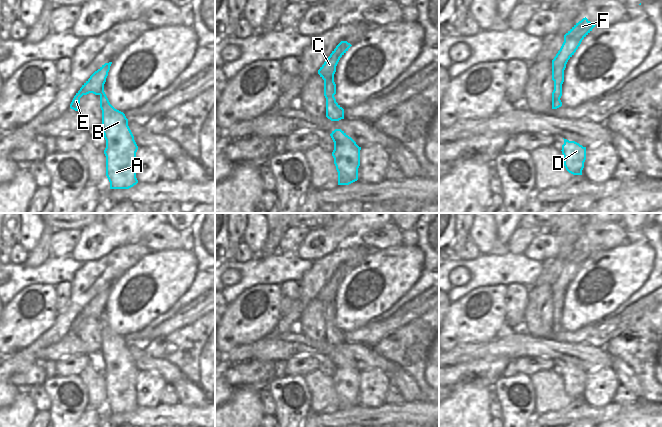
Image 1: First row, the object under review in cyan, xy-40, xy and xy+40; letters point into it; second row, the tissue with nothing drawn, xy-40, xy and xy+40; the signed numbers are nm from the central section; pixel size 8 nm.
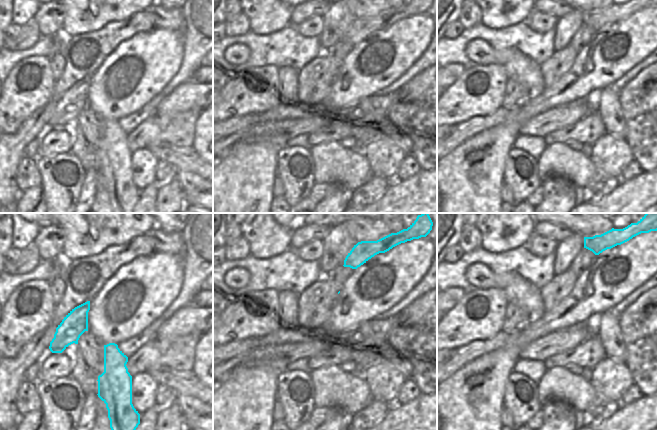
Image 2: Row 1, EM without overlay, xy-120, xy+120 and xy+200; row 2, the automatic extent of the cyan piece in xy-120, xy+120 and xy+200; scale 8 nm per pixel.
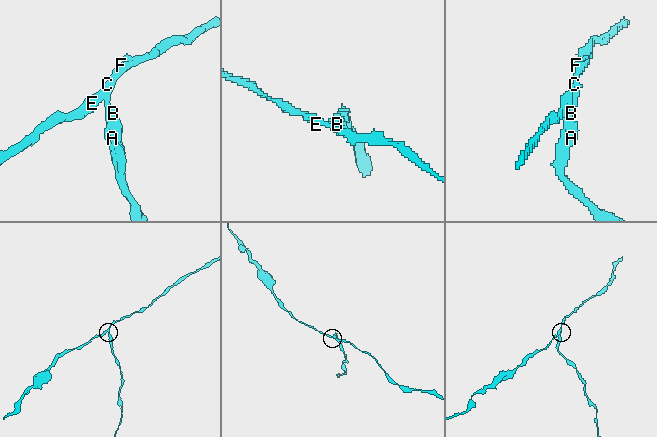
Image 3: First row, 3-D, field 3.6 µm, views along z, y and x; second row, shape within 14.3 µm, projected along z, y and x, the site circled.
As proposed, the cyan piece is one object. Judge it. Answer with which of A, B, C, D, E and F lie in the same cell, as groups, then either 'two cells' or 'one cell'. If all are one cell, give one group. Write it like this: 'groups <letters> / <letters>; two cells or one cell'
groups A B D / C E F; two cells

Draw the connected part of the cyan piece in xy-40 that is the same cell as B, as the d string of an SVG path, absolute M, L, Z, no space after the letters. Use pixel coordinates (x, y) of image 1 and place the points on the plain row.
M105 316L100 318L102 356L106 364L106 400L110 413L129 413L138 407L136 376L138 370L125 338L115 333Z

